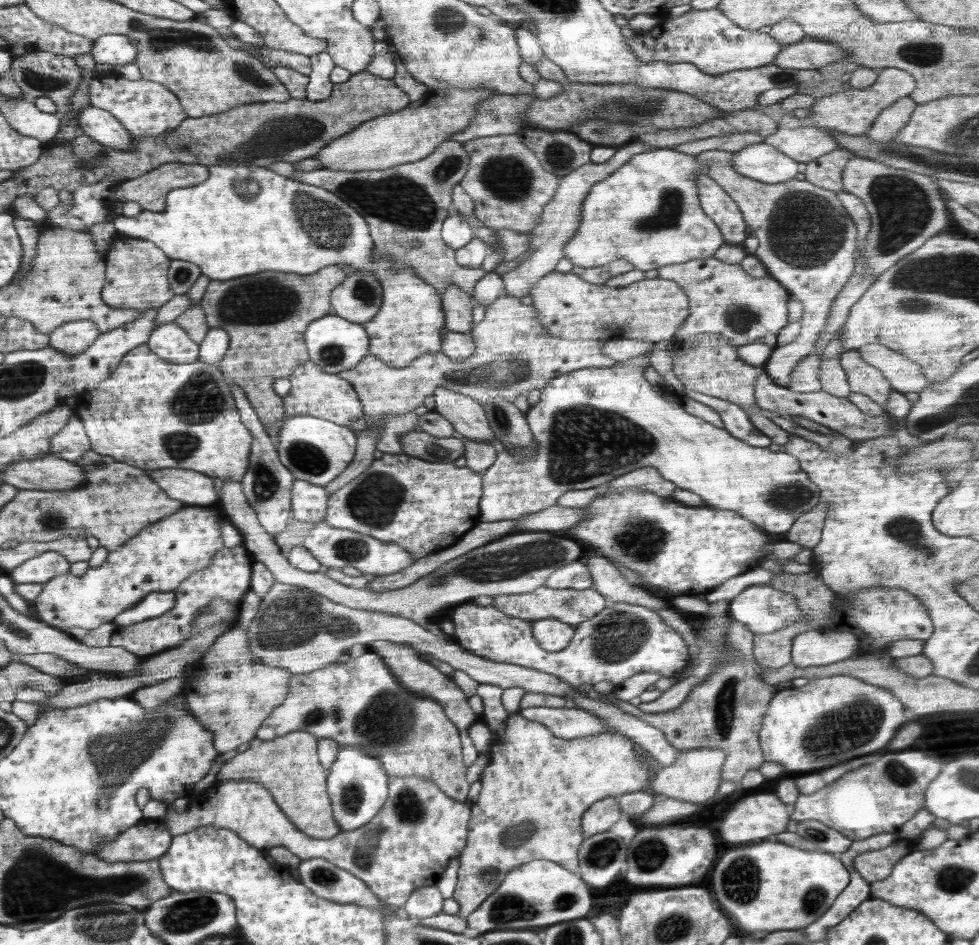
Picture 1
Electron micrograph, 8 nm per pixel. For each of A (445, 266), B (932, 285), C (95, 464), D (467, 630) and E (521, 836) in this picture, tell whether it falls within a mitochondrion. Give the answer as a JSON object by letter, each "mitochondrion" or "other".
{"A":"other","B":"mitochondrion","C":"mitochondrion","D":"other","E":"mitochondrion"}

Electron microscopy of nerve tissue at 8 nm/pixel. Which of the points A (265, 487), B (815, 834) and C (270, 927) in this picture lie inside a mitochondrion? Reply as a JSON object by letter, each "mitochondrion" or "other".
{"A":"mitochondrion","B":"mitochondrion","C":"other"}

